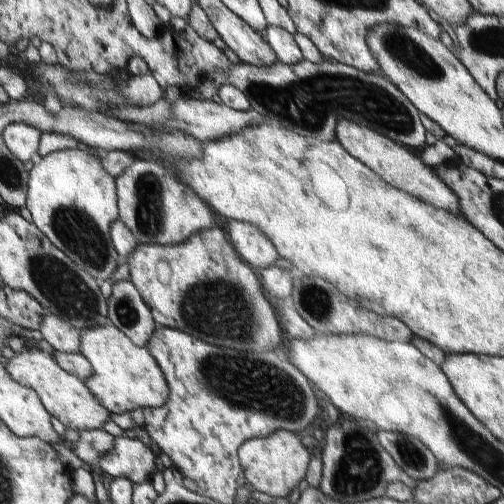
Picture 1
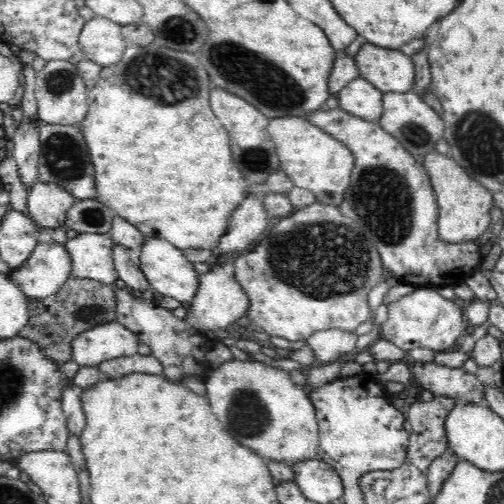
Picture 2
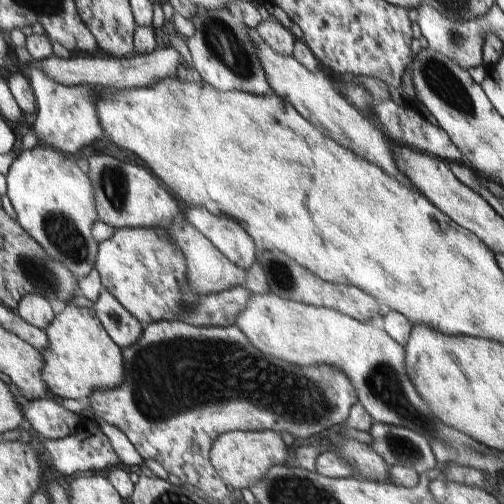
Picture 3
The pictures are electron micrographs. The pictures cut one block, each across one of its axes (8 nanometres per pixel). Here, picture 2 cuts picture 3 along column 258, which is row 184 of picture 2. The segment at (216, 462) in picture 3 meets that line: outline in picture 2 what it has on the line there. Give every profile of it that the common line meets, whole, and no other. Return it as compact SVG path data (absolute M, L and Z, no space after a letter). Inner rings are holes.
M432 152L424 158L424 168L428 170L430 182L434 186L436 198L438 198L438 234L442 240L454 244L454 242L466 242L466 240L486 240L490 236L490 210L496 206L492 200L492 192L484 188L478 180L468 176L466 168L462 168L452 156L444 156L438 152Z

